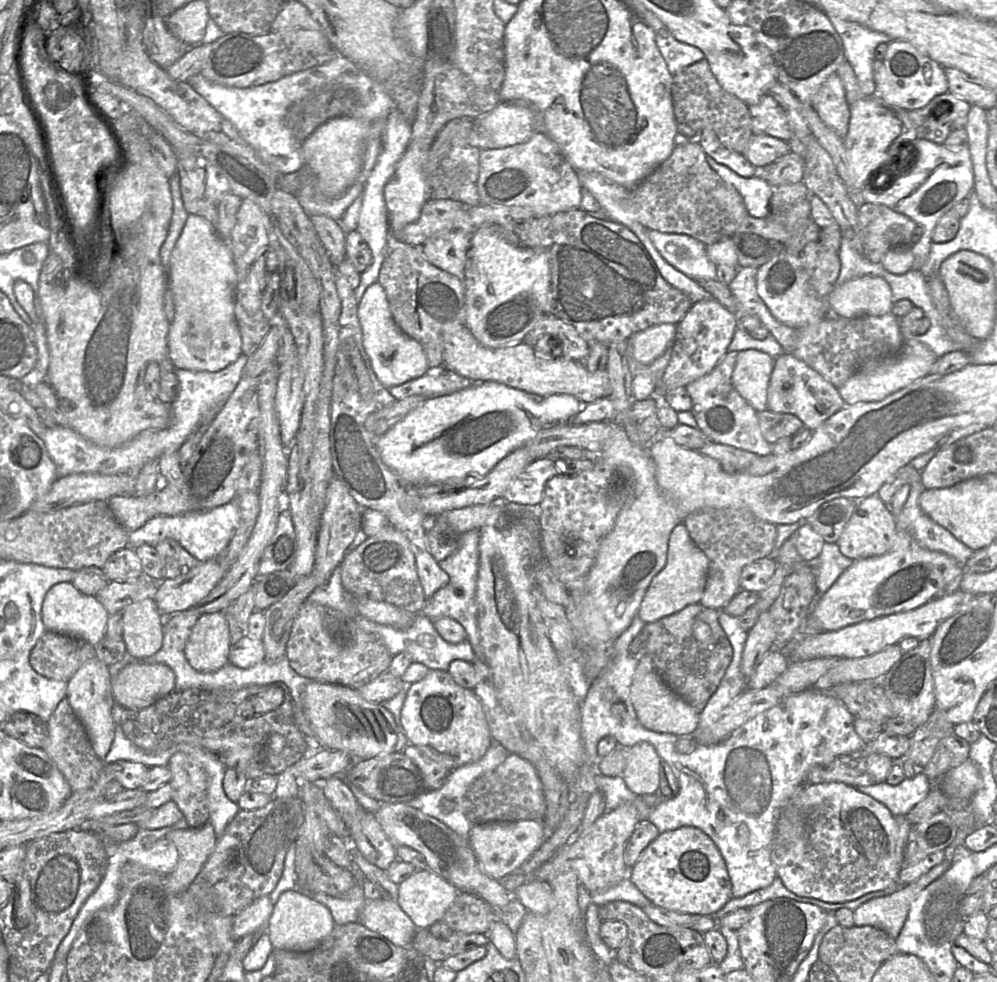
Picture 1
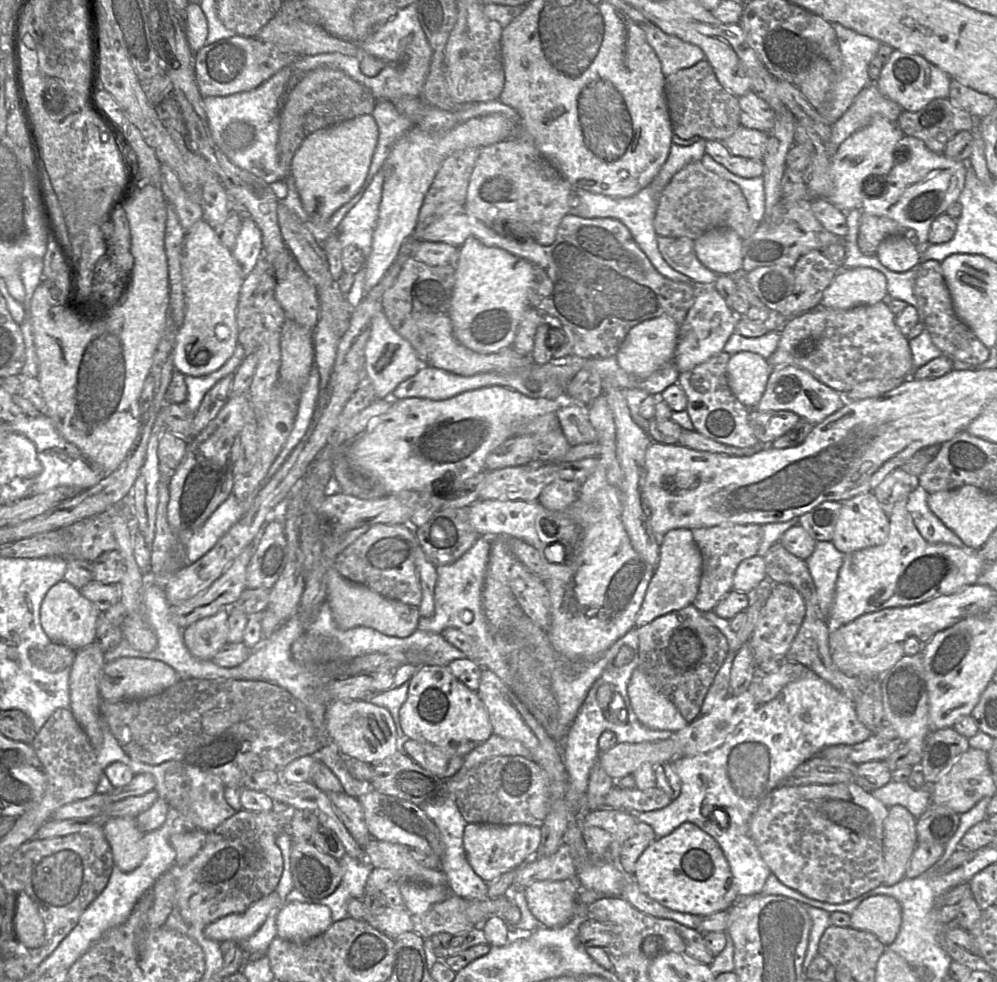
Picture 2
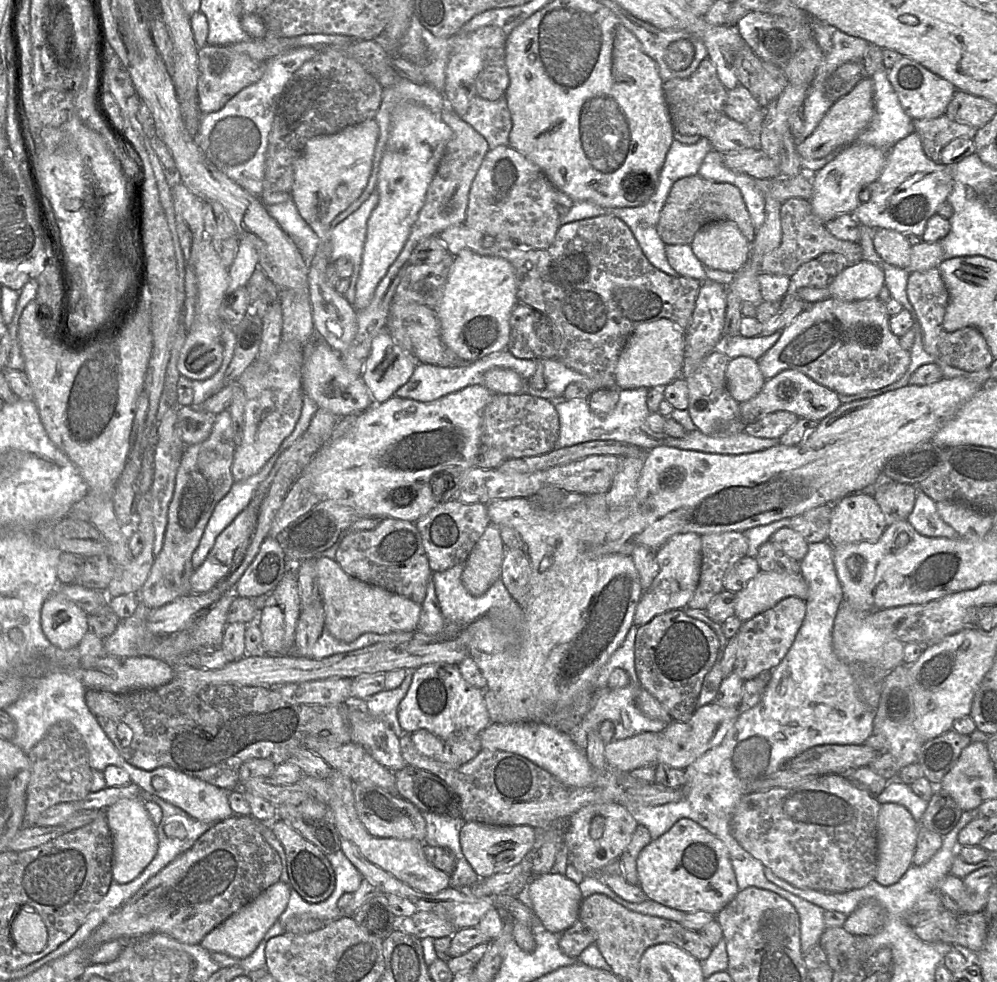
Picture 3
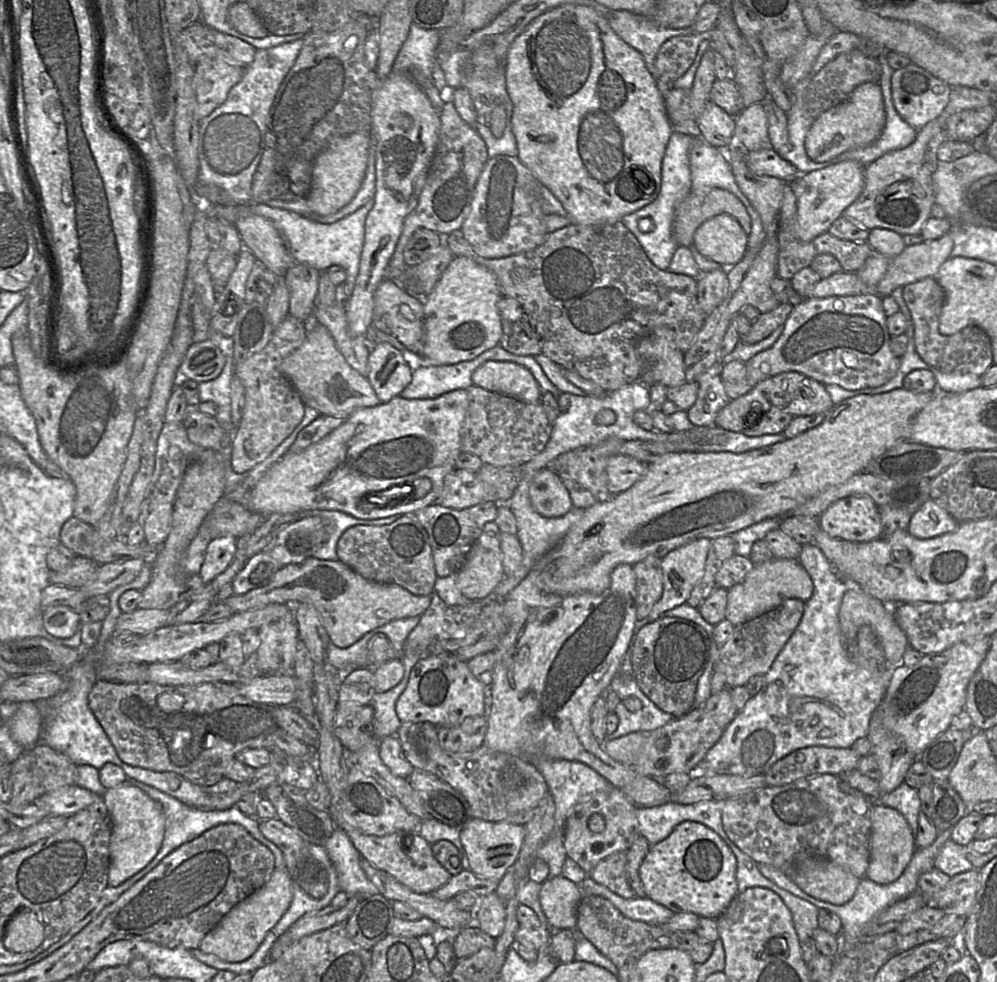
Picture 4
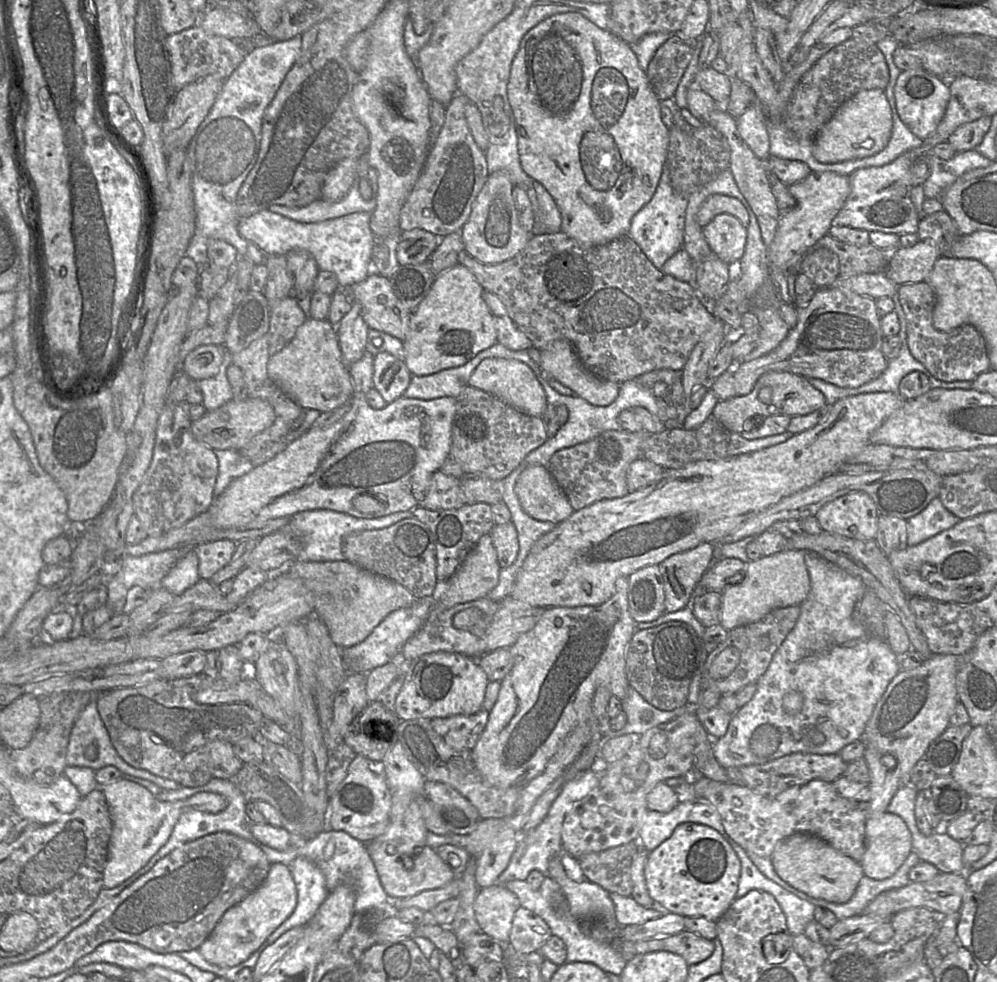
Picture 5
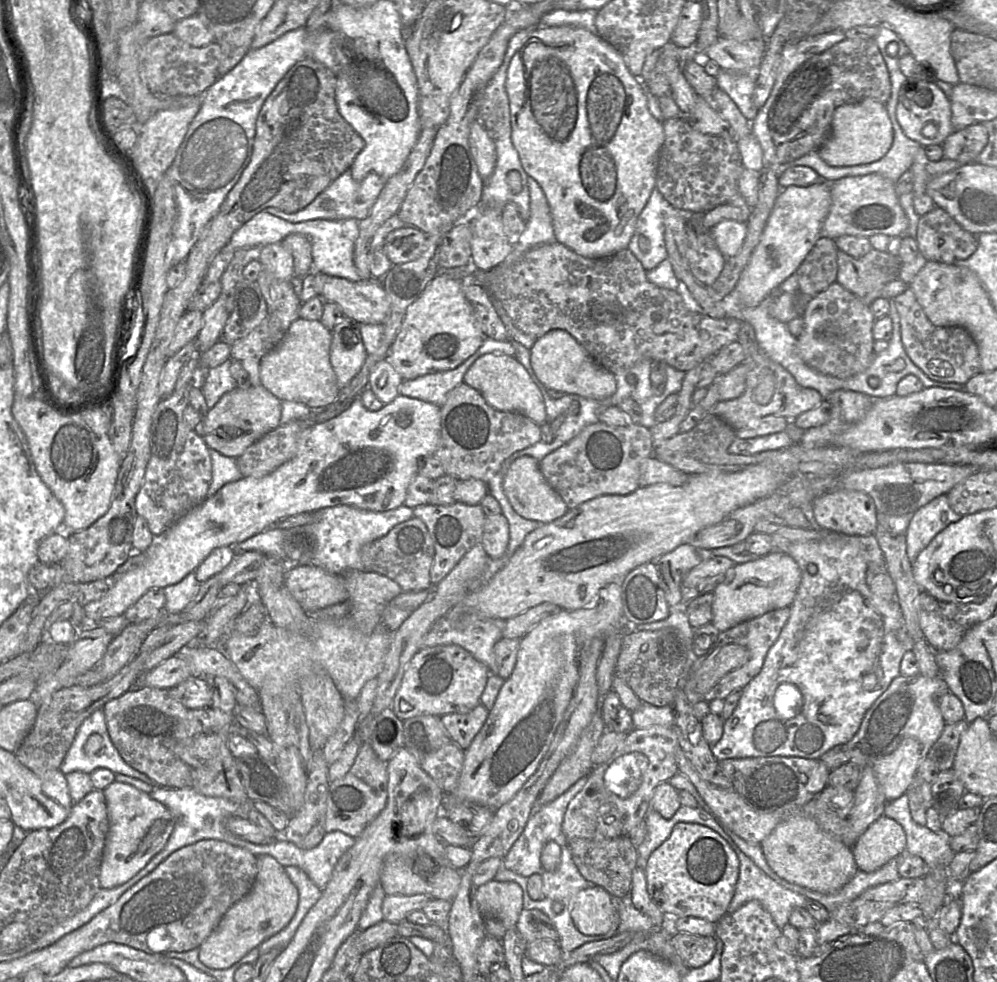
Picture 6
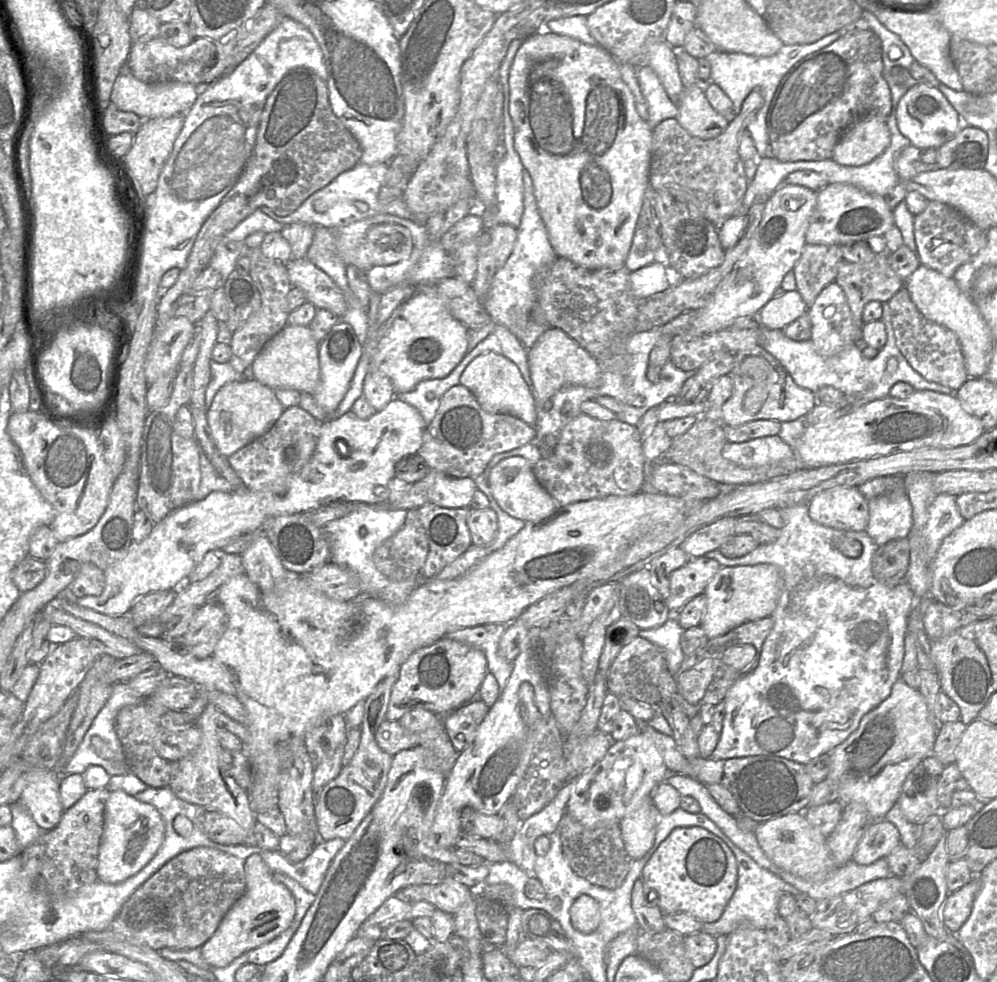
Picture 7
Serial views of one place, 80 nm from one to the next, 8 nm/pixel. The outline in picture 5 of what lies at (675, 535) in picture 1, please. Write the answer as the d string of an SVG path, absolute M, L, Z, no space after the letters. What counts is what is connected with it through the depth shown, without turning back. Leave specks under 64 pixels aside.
M702 542L675 553L660 563L667 613L691 605L692 591L714 562L714 545L715 543Z

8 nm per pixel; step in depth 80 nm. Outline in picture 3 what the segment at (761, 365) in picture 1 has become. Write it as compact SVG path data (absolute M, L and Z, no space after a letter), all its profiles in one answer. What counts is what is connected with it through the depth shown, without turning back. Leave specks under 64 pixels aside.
M747 356L730 359L725 376L728 391L738 403L755 397L766 381L757 360Z

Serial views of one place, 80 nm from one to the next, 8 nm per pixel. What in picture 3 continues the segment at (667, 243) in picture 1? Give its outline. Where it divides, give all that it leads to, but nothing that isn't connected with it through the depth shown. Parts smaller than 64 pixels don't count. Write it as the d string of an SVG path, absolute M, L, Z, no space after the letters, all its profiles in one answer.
M678 244L665 246L667 260L670 266L683 277L690 277L700 281L707 281L704 265L694 254L691 245Z

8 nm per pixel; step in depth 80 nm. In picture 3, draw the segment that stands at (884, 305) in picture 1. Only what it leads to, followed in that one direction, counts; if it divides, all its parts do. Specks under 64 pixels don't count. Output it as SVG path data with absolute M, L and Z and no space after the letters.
M868 261L847 266L833 277L828 285L829 297L842 301L859 301L878 298L885 286L883 270Z

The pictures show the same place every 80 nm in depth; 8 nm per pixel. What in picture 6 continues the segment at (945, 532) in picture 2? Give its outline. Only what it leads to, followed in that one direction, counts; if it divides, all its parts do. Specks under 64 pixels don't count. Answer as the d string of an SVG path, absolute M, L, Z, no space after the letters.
M945 494L932 499L914 512L905 533L909 559L914 562L939 532L961 518L962 515L950 507Z

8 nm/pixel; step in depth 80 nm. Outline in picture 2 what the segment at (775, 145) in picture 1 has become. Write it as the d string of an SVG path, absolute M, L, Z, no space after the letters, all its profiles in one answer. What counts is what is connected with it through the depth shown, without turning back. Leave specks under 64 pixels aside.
M740 126L729 138L722 142L735 156L762 160L768 136L766 132Z

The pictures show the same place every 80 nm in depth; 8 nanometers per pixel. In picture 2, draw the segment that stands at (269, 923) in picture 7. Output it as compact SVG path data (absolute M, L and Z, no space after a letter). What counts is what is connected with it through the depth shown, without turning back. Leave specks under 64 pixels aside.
M274 890L246 911L225 916L211 923L204 929L204 934L207 938L220 943L227 940L242 943L263 925L271 910L280 908L281 905L282 901Z

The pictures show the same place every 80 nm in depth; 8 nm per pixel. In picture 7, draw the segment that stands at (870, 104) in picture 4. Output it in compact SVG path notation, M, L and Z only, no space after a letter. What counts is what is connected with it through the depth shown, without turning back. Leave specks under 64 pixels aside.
M865 115L843 133L831 160L844 166L868 164L885 151L890 141L887 119Z

